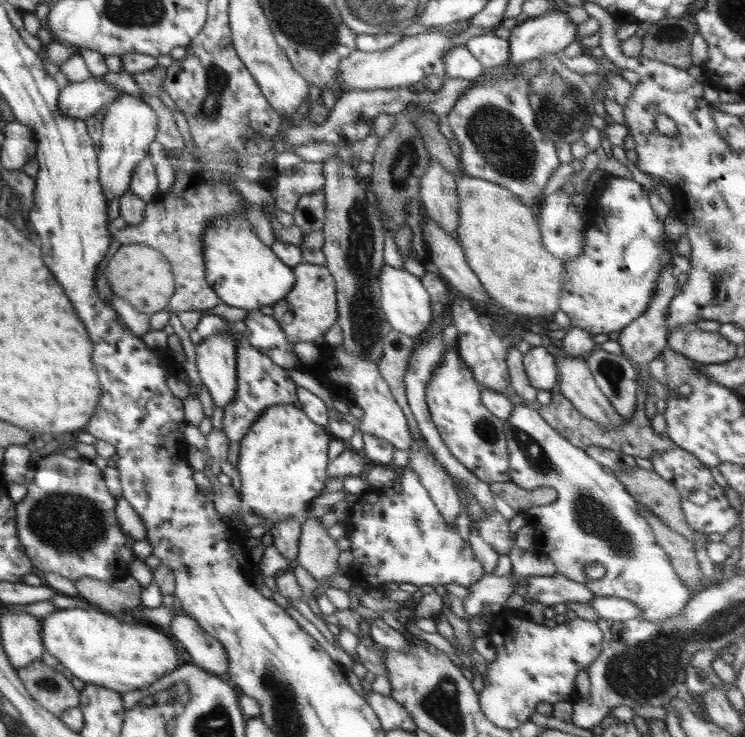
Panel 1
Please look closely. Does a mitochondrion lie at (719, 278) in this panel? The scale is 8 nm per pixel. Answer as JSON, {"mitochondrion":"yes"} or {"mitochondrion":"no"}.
{"mitochondrion":"yes"}

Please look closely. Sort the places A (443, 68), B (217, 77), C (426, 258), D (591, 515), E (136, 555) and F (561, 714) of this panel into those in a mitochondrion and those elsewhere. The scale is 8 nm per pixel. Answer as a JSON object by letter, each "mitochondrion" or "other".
{"A":"other","B":"mitochondrion","C":"other","D":"mitochondrion","E":"other","F":"other"}

